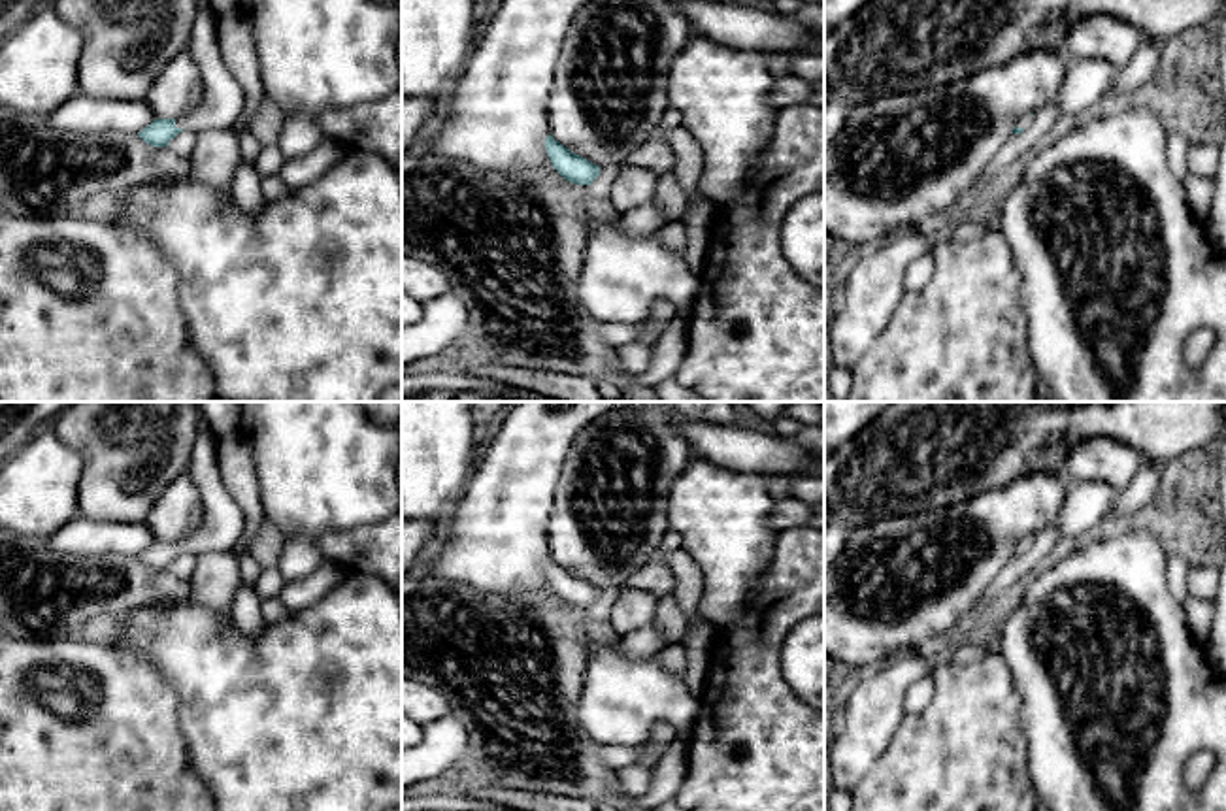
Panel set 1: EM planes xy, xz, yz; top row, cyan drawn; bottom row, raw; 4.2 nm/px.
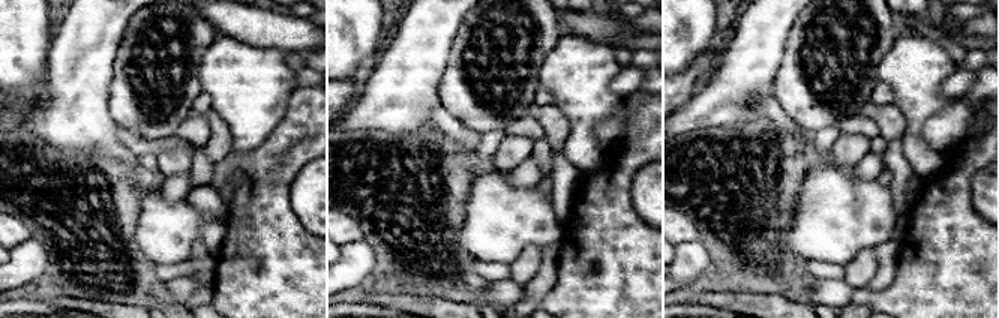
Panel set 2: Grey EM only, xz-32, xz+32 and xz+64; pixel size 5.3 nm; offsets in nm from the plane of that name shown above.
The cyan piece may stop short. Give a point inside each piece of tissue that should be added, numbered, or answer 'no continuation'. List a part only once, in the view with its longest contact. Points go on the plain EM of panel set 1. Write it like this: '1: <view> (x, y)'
1: xy (223, 523)

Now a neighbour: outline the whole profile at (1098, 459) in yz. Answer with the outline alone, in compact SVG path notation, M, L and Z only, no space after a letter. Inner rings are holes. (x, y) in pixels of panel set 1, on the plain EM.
M1090 438L1071 447L1066 473L1077 481L1107 483L1120 494L1137 475L1141 462L1137 449L1122 441Z

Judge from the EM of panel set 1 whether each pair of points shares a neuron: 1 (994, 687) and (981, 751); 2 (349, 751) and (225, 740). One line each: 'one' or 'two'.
1: one
2: one

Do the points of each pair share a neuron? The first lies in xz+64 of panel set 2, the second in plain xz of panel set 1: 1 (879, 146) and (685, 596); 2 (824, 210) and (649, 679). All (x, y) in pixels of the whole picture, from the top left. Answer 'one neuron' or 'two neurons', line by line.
1: two neurons
2: one neuron

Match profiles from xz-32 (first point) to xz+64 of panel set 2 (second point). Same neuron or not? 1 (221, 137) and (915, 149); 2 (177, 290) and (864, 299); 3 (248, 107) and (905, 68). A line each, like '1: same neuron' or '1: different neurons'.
1: different neurons
2: different neurons
3: same neuron

